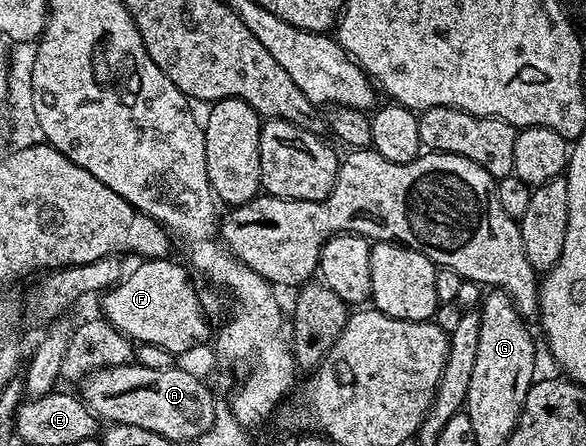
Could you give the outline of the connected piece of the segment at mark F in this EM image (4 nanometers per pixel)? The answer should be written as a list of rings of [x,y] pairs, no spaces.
[[[146,259],[134,270],[127,272],[117,285],[105,290],[102,297],[101,316],[112,323],[125,337],[135,343],[164,347],[164,351],[181,355],[194,349],[206,336],[209,338],[210,325],[206,322],[206,313],[202,310],[202,301],[190,282],[192,273],[185,264],[177,265],[174,259]]]

